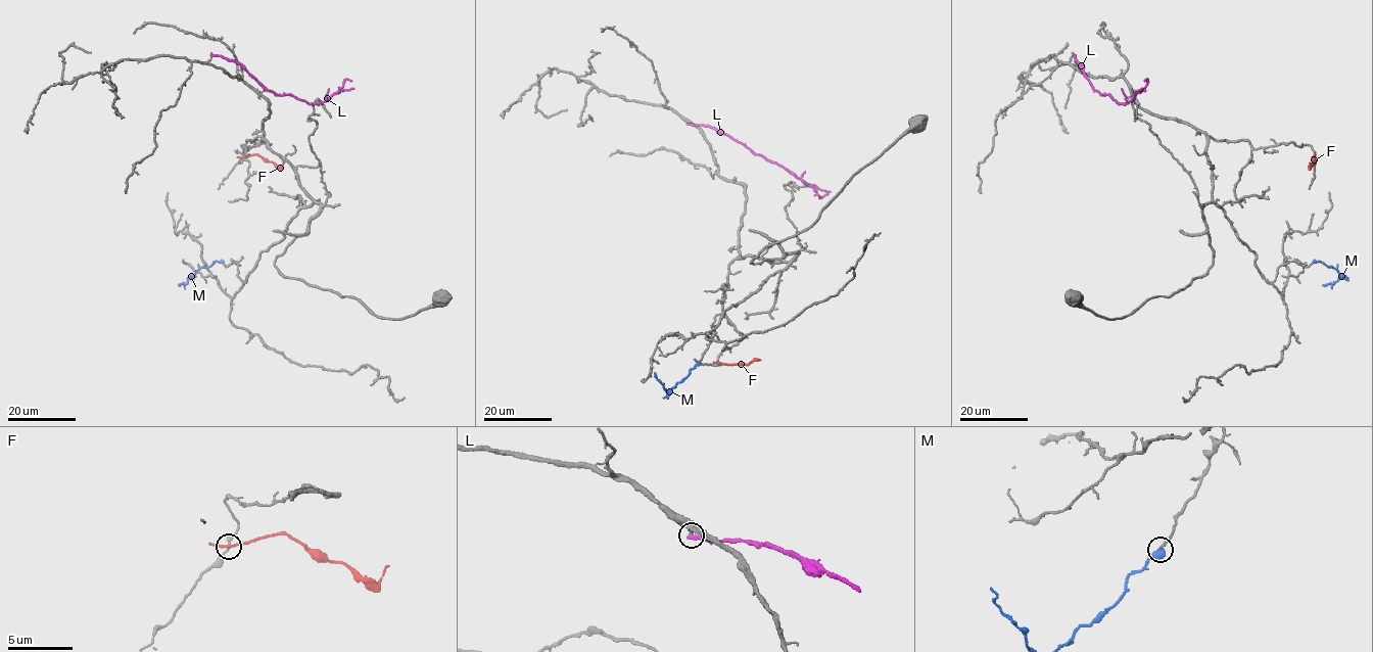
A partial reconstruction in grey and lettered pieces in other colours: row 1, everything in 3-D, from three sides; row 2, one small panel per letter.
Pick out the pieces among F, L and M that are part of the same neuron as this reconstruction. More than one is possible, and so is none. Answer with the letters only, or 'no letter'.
M

